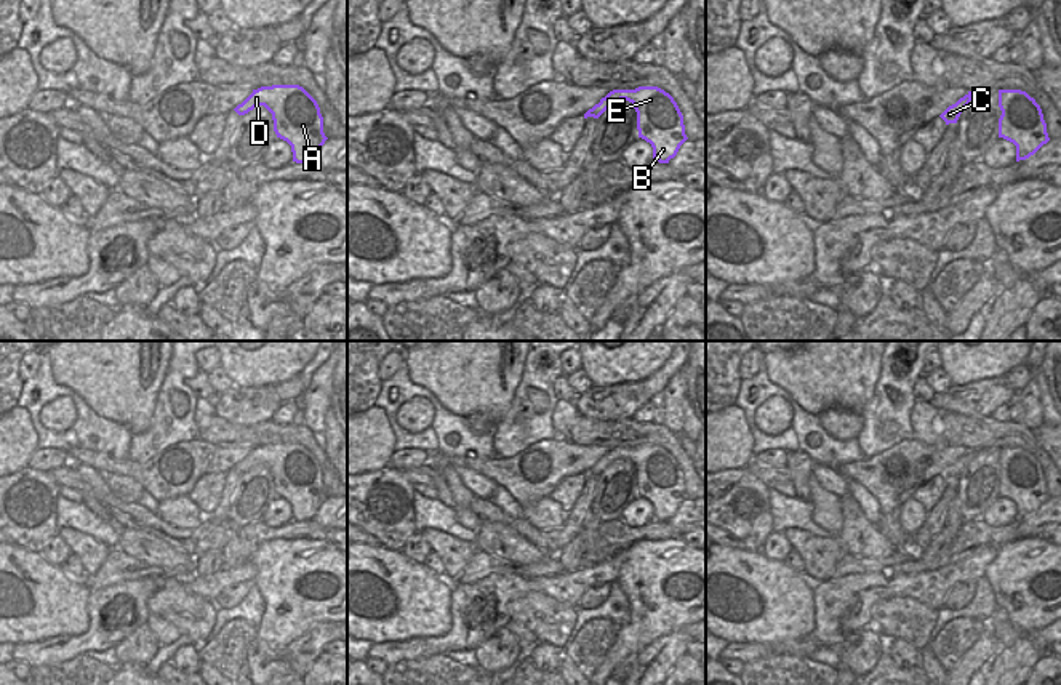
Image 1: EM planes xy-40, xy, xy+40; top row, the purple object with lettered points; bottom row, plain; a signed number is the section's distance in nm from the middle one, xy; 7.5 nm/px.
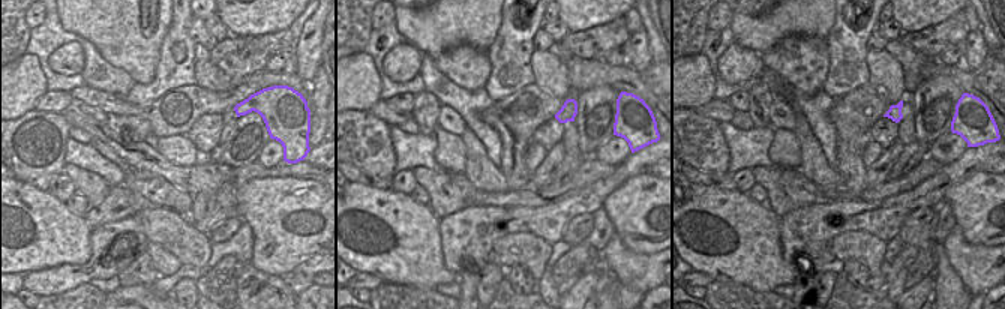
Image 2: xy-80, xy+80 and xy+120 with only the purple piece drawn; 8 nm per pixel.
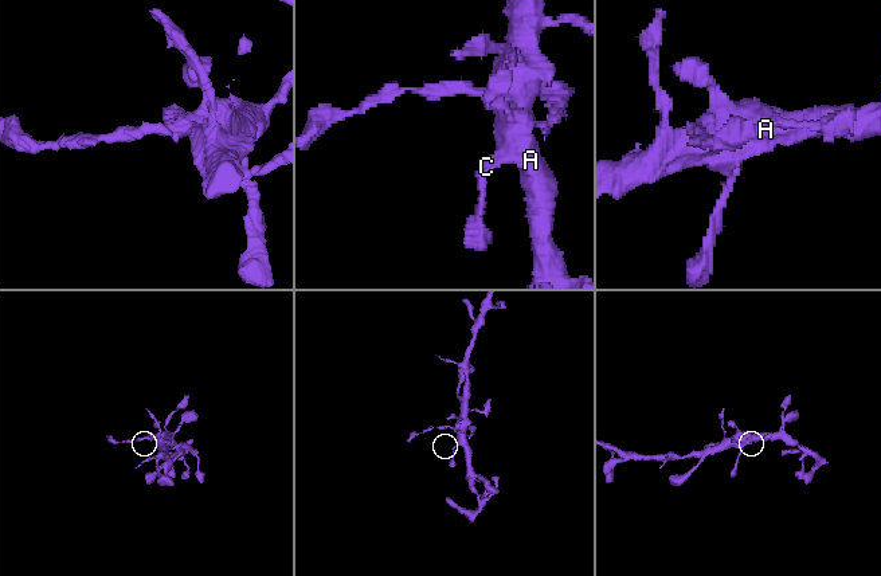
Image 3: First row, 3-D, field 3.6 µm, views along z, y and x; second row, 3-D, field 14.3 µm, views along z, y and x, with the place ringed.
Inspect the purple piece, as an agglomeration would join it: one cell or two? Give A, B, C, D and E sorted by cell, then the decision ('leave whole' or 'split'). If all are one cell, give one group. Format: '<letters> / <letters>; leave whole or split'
A B C D E; leave whole

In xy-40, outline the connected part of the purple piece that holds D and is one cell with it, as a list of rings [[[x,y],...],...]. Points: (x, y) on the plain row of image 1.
[[[299,443],[261,445],[234,469],[245,474],[256,464],[272,472],[274,490],[291,504],[296,522],[312,520],[328,498],[317,459]]]

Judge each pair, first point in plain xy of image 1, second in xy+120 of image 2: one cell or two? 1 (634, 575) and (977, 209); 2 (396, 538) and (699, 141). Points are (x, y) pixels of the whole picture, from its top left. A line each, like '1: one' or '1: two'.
1: one
2: one

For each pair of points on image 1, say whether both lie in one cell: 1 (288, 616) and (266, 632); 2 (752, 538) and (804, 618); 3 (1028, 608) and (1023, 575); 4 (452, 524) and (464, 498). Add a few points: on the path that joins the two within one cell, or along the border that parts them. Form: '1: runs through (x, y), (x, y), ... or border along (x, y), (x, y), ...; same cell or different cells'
1: runs through (284, 620), (271, 631); same cell
2: border along (744, 549), (757, 549), (760, 552); different cells
3: runs through (1028, 600), (1026, 583); same cell
4: border along (453, 509), (453, 516), (476, 532); different cells

